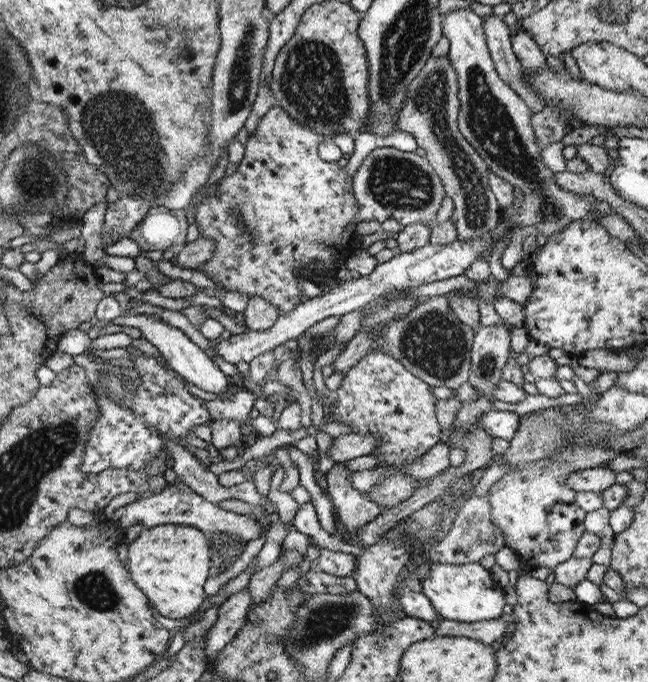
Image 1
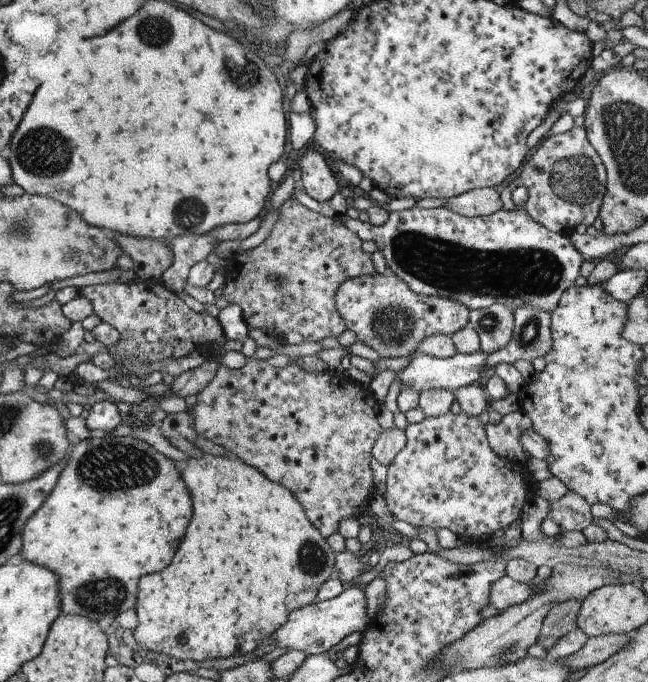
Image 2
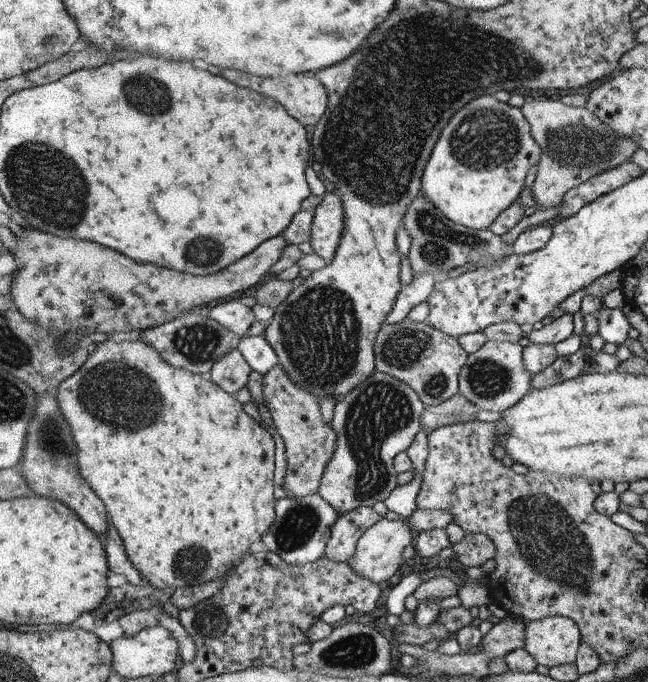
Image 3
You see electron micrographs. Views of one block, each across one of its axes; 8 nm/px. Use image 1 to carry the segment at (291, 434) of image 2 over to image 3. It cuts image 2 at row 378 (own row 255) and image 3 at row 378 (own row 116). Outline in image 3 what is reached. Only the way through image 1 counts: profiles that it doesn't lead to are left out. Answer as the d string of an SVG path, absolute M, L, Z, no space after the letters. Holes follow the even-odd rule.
M277 365L264 375L264 405L270 411L270 416L274 421L274 428L276 432L282 437L284 441L284 448L286 448L286 478L284 478L284 486L288 492L292 492L293 496L311 496L318 491L321 477L324 475L324 470L334 454L336 448L336 432L334 432L322 418L320 399L312 396L310 392L298 388L296 384L292 384L290 376L286 374L282 366Z

